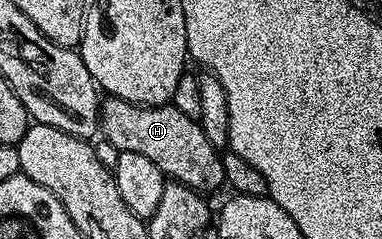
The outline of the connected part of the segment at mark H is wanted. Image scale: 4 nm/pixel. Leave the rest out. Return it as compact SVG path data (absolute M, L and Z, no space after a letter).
M107 96L100 105L100 133L119 153L136 151L136 155L145 155L170 181L179 181L203 195L226 185L222 153L208 143L208 135L204 135L201 125L172 103L133 105L119 97Z

